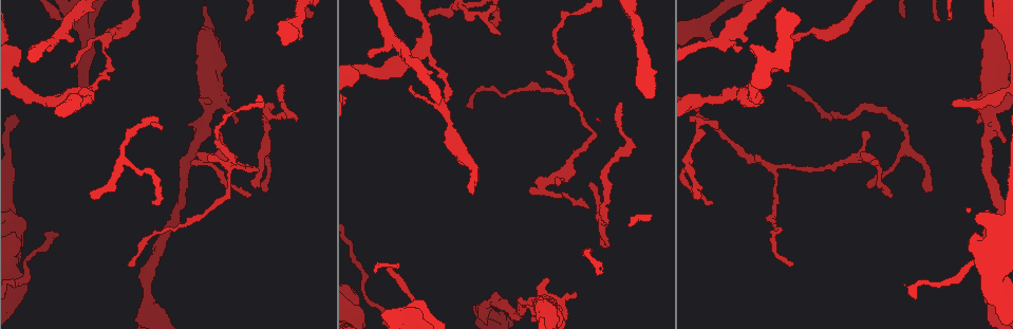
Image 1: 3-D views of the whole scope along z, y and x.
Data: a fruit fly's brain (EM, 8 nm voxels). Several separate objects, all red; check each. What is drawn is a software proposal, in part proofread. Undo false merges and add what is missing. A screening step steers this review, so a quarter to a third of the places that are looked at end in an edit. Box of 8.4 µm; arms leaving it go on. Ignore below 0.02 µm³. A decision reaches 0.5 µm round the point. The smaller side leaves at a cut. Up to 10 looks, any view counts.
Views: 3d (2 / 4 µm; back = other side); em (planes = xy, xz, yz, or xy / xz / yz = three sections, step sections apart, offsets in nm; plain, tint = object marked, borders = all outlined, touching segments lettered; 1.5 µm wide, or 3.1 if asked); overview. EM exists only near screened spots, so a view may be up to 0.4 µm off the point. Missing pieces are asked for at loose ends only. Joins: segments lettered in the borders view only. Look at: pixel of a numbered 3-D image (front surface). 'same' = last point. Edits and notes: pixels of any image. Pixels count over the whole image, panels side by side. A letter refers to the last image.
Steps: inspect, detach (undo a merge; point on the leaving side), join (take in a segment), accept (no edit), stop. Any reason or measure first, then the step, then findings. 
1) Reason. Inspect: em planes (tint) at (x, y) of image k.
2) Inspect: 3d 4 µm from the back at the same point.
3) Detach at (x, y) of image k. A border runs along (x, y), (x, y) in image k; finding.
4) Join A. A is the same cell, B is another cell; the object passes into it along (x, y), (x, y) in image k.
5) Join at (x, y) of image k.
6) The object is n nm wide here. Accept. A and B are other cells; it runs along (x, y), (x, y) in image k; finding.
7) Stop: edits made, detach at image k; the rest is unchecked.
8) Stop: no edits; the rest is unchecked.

Thick end. Inspect: em planes (tint) at (571, 294) of image 1.

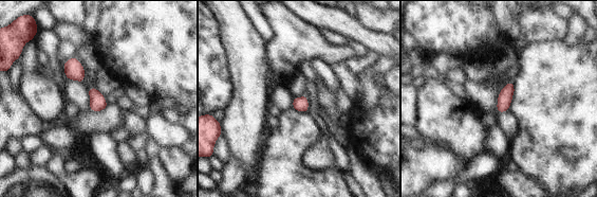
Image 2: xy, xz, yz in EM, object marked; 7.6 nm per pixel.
Inspect: em planes (borders) at the same point.

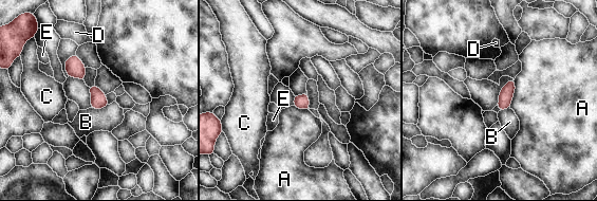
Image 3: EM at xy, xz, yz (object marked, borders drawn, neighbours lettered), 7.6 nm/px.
The longest contact is with A, 220 nm. Accept. A, B, C, D and E are other cells; a border runs along (515, 79), (515, 93), (509, 107) in image 3; no lettered segment goes on from it.

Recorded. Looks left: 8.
Thick turns thin. Inspect: 3d 2 µm at (813, 34) of image 1.

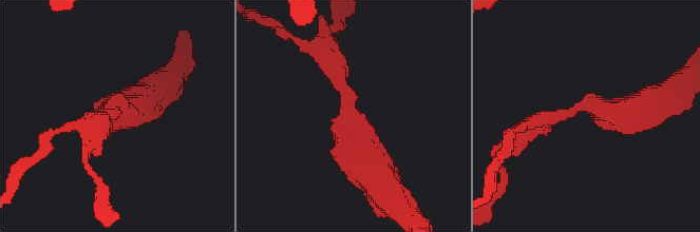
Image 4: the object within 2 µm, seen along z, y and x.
Now the EM. Inspect: em xz step 4 (tint) at (351, 109) of image 4.

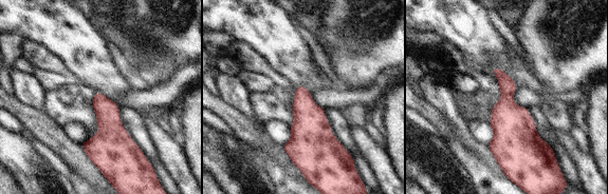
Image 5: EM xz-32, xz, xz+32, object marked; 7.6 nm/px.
Cut it another way. Inspect: em planes (borders) at the same point.

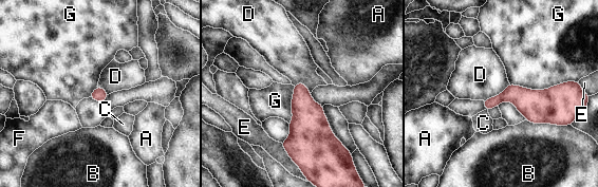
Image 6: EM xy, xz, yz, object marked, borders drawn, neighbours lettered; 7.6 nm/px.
Accept. A, B, C, D, E, F and G are other cells; a border runs along (509, 83), (498, 94), (483, 100) in image 6; continuous, no second neuron.

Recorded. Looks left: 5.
Free end. Inspect: 3d 4 µm at (157, 204) of image 1.

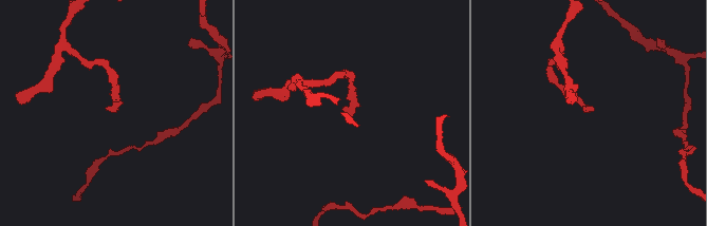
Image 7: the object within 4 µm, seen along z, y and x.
Inspect: em planes (borders) at (592, 109) of image 7.

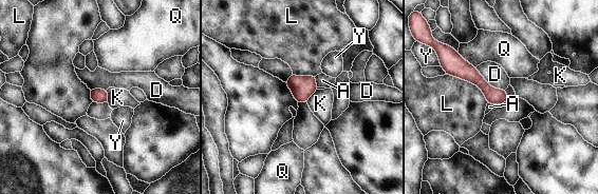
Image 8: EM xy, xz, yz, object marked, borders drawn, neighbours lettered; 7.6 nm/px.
Accept. A, D, K, L, Q and Y are other cells; a border runs along (318, 90), (306, 102) in image 8; none of them fits.

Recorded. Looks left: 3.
Tapers out. Inspect: 3d 4 µm from the back at (135, 263) of image 1.

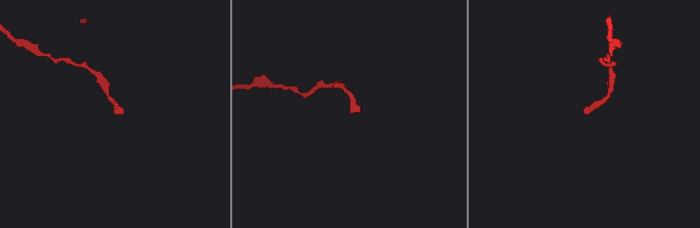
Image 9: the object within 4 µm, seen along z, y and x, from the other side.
Need the tissue. Inspect: em yz step 8 (tint) at (114, 111) of image 9.

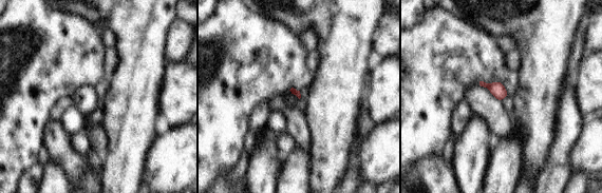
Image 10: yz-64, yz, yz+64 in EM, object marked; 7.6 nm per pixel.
Another direction. Inspect: em planes (borders) at the same point.

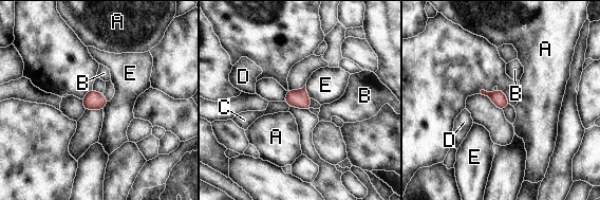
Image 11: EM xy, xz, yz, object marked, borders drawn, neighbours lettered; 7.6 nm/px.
The object is 110 nm wide here. Join C. C is the same cell, A, B, D and E are other cells; the neuron continues.

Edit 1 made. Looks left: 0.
Stop: edits made, join at image 11; the rest is unchecked.

